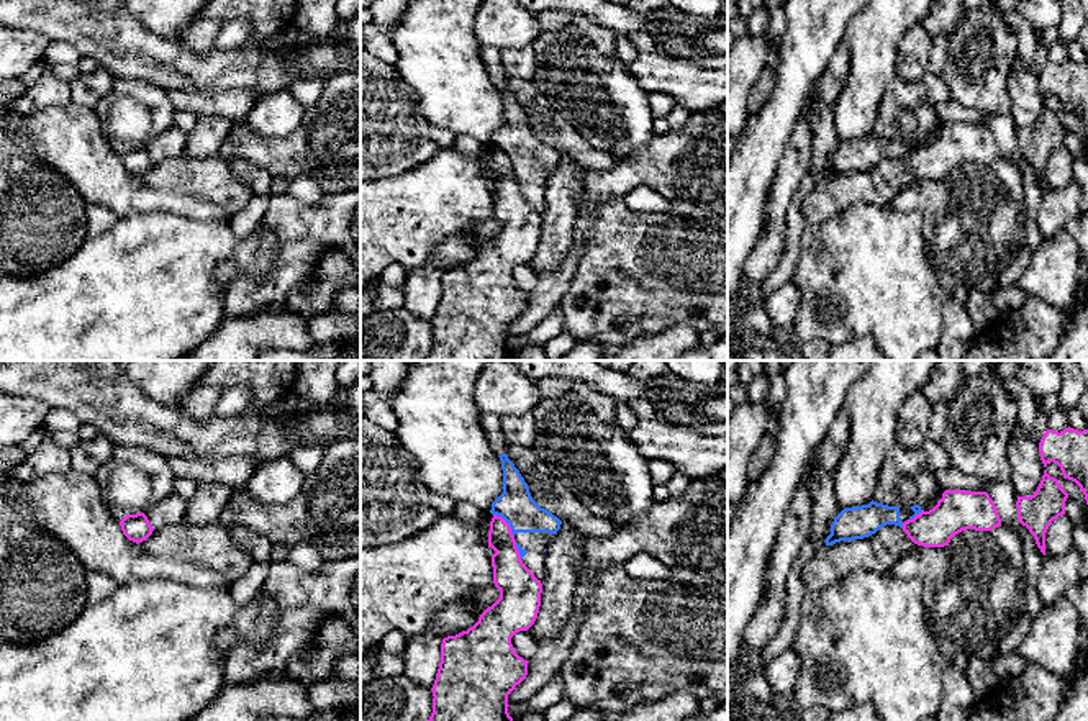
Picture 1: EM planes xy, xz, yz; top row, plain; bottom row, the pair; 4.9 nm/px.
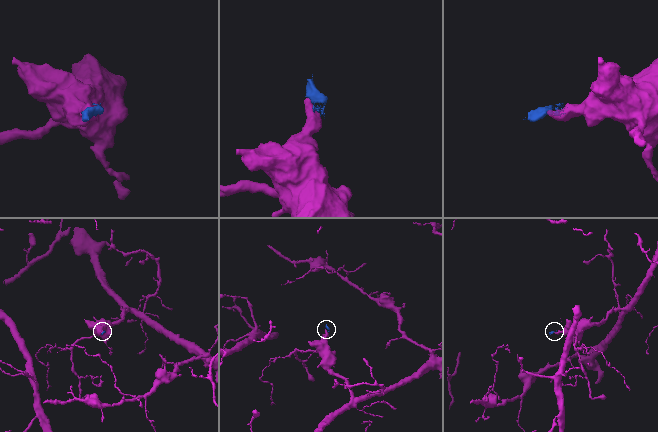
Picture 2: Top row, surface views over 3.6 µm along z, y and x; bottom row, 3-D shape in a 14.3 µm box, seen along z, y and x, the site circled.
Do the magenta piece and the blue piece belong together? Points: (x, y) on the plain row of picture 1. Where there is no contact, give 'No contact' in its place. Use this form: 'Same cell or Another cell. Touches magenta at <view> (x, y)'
Another cell. Touches magenta at xz (507, 156)

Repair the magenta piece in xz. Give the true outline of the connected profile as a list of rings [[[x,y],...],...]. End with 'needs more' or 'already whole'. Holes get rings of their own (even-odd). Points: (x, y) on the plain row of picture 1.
[[[493,147],[490,154],[488,180],[495,184],[492,188],[493,216],[500,223],[500,231],[480,247],[472,261],[442,272],[441,295],[431,321],[433,346],[423,360],[515,360],[508,346],[508,328],[526,311],[528,293],[515,285],[511,270],[534,257],[541,239],[542,216],[523,197],[511,161],[501,149]]]; already whole

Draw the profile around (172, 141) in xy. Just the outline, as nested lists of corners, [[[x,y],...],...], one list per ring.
[[[170,126],[164,133],[152,136],[144,146],[154,162],[182,154],[187,144],[187,133],[177,126]]]

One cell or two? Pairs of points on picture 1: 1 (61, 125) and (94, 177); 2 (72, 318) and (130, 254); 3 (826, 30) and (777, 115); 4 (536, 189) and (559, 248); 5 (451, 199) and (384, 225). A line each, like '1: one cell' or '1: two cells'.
1: one cell
2: one cell
3: one cell
4: two cells
5: one cell

